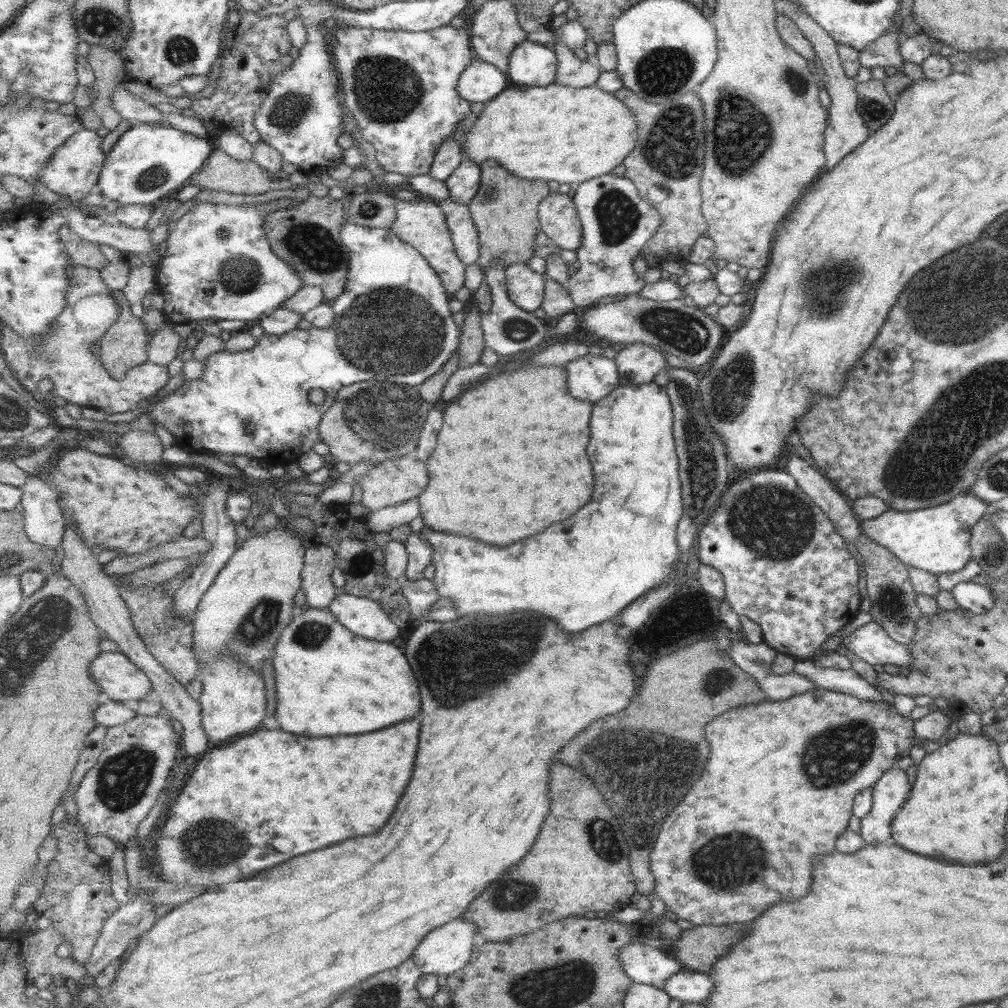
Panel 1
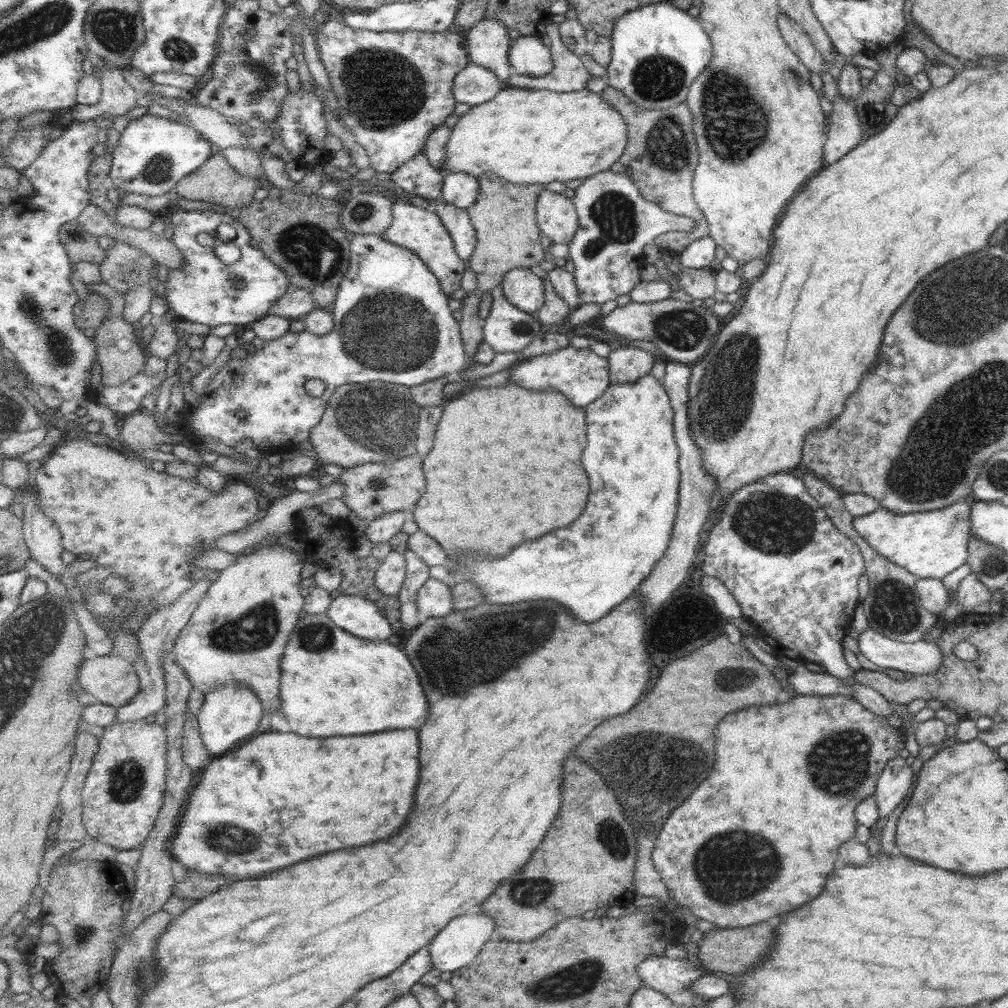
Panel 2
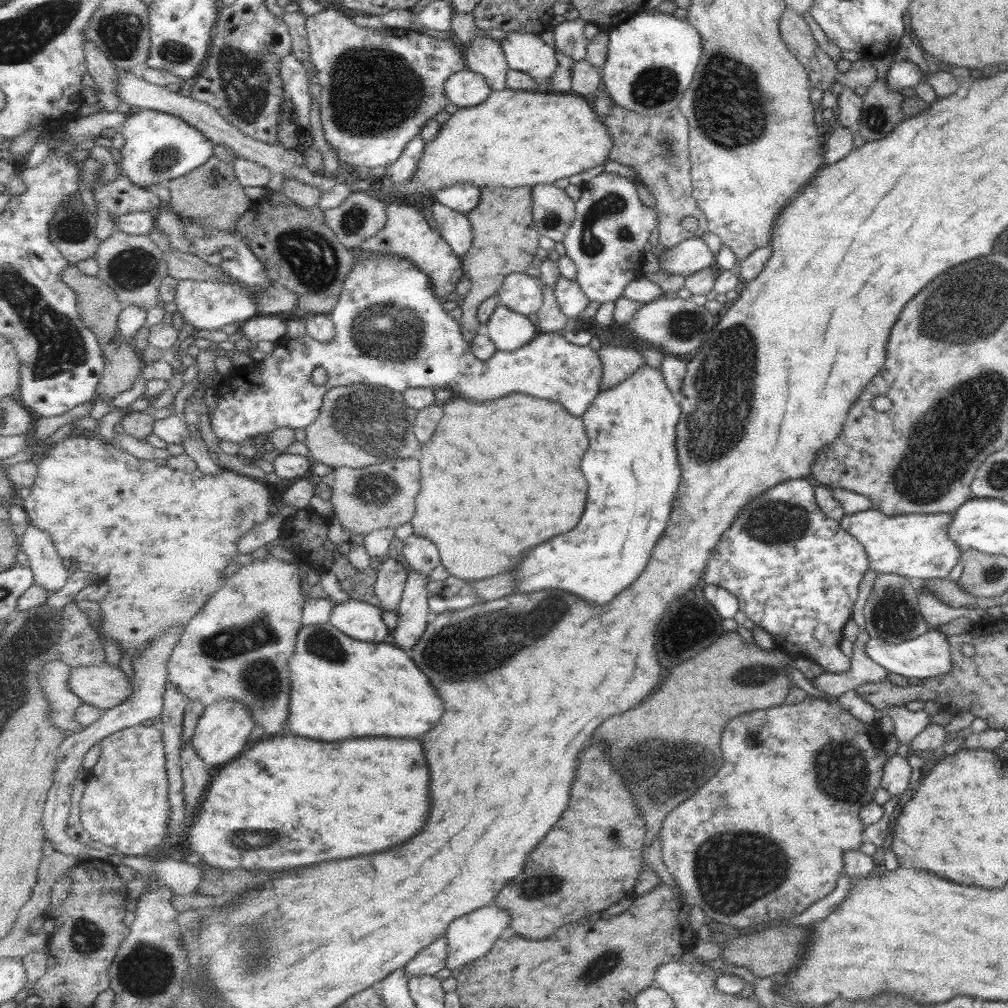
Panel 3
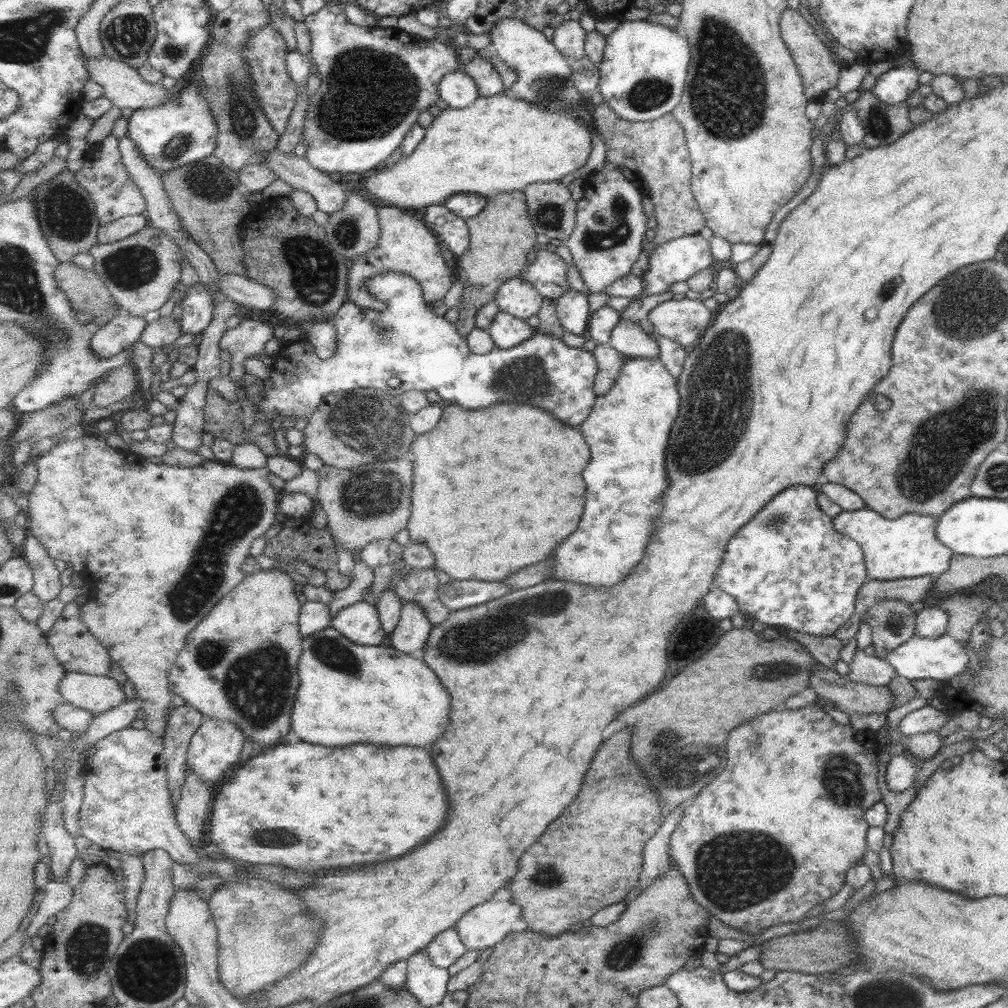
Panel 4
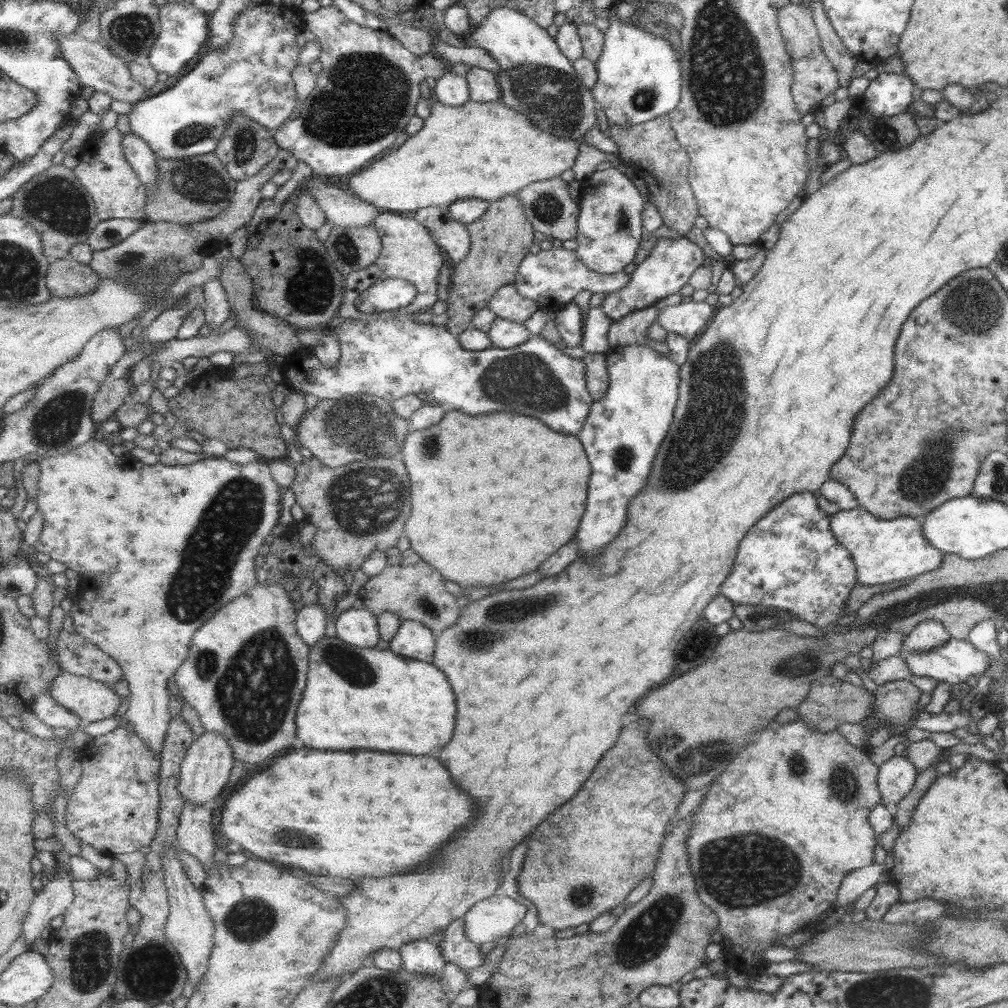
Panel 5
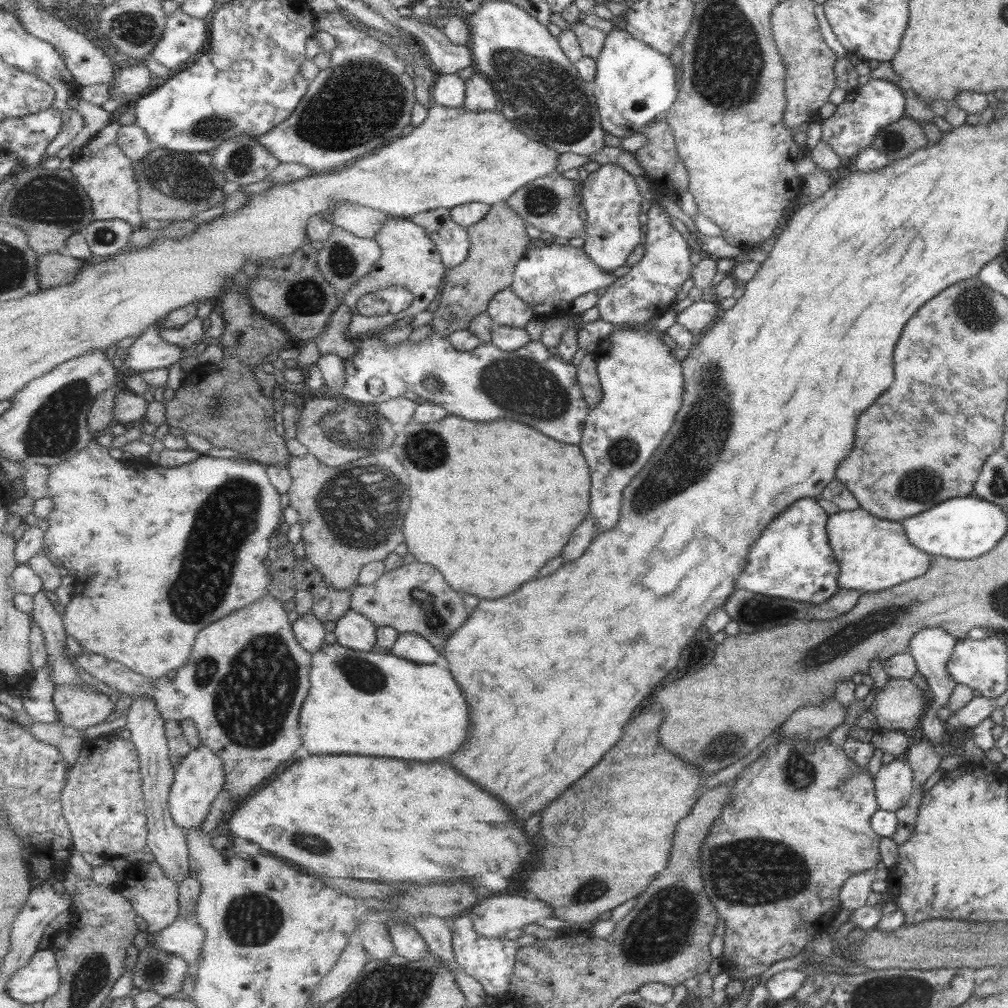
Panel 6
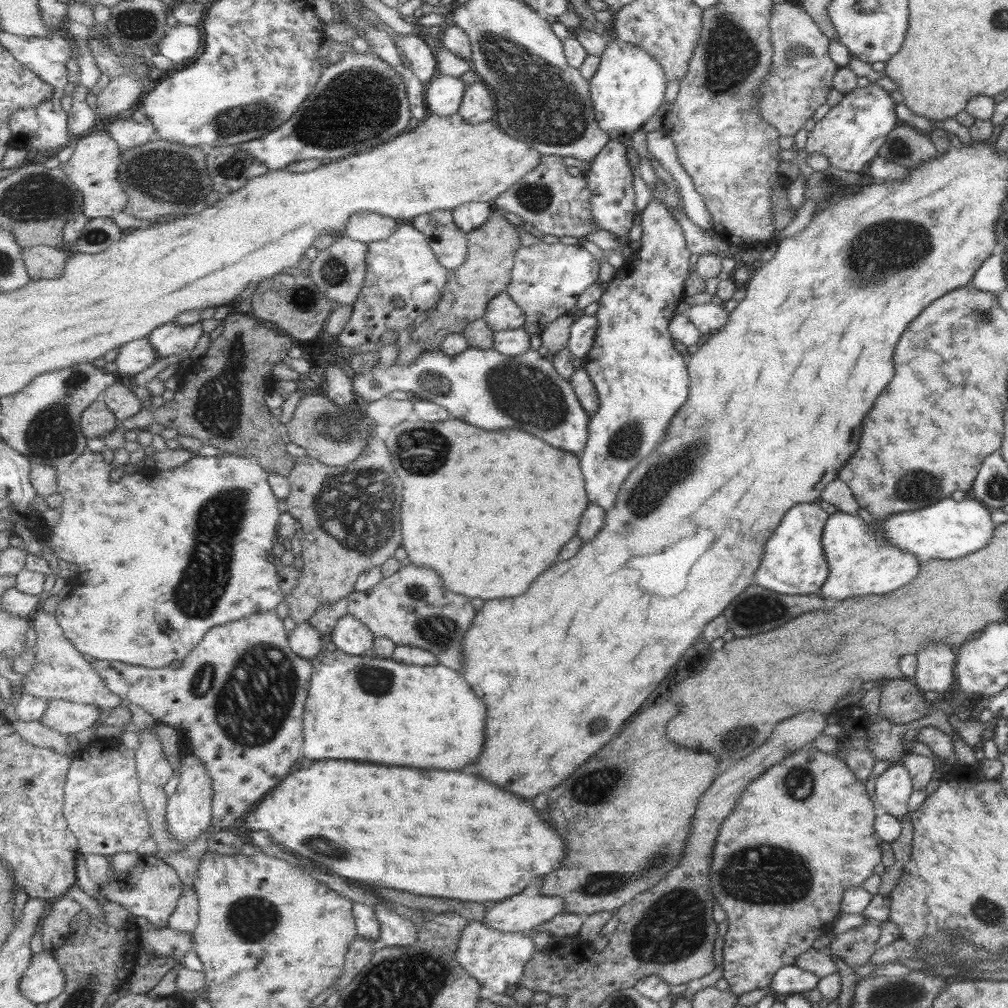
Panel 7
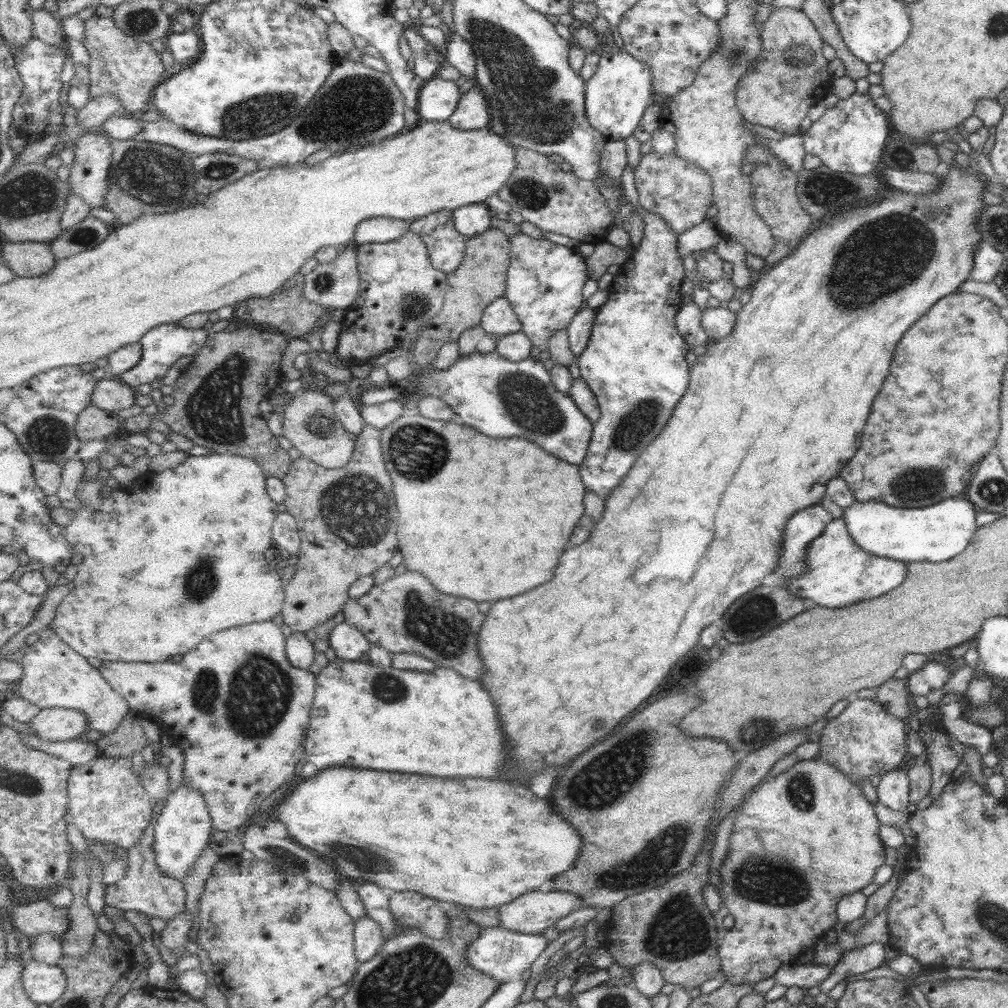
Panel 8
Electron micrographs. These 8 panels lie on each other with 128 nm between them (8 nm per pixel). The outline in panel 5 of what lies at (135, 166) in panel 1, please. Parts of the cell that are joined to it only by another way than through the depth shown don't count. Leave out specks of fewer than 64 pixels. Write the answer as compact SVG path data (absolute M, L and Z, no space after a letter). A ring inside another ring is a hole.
M268 3L256 4L241 12L235 20L235 36L227 48L209 48L199 64L183 76L171 88L159 88L145 100L132 106L129 112L131 131L153 148L157 158L181 160L189 156L214 153L229 127L229 119L235 111L243 111L255 122L279 131L290 120L300 102L295 92L293 70L299 66L299 55L303 50L297 44L297 34L305 27L304 11L292 6L274 6Z

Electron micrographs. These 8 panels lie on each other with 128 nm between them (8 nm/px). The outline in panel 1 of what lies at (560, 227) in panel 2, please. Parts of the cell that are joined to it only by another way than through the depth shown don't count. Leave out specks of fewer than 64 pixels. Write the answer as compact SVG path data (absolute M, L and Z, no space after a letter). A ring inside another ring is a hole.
M551 193L539 206L541 231L563 250L577 251L583 244L583 225L574 197Z

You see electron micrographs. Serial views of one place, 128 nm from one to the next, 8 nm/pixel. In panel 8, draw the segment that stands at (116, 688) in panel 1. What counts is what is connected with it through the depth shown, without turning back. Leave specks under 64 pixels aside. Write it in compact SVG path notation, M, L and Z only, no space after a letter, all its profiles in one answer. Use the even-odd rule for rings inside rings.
M49 707L31 720L37 736L51 742L63 742L84 736L89 730L89 719L81 709Z

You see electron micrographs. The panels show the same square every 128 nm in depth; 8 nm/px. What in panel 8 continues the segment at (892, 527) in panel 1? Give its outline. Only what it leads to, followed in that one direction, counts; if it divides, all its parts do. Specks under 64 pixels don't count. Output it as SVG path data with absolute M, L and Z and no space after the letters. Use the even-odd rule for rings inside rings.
M841 517L831 519L823 527L822 534L811 540L805 552L805 563L807 572L791 578L785 584L785 589L812 602L813 606L825 608L849 607L863 600L880 597L897 588L907 576L907 565L903 561L871 555L855 545Z

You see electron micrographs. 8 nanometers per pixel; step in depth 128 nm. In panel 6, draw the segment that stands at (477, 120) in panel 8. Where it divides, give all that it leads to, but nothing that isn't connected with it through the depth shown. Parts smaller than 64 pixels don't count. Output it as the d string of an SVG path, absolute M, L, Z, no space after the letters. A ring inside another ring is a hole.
M476 72L466 80L465 107L471 111L495 111L501 106L501 97L494 84L483 73Z

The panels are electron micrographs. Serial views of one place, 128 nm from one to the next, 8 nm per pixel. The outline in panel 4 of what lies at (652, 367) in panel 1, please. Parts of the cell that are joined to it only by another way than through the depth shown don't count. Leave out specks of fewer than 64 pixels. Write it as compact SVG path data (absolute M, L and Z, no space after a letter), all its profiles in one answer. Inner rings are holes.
M609 343L597 345L593 352L599 366L599 373L595 378L595 393L603 396L615 386L617 378L621 376L621 370L632 358L618 352Z

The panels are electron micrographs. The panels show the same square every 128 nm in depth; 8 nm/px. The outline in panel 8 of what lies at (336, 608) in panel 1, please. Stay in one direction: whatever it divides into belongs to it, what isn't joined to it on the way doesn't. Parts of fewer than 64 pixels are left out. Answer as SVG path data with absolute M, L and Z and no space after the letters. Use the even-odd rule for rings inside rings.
M346 620L334 628L330 643L336 656L341 657L341 660L352 661L363 658L363 654L369 653L373 645L361 629L349 624Z

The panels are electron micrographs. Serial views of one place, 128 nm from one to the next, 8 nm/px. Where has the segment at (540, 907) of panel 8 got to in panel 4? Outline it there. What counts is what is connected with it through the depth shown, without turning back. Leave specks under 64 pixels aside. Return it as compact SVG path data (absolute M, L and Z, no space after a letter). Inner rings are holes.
M512 900L495 901L479 904L478 907L471 909L467 914L456 924L457 932L461 936L460 940L466 946L467 951L475 950L479 953L494 949L497 944L500 944L510 932L513 932L522 926L523 910L519 904L515 904Z

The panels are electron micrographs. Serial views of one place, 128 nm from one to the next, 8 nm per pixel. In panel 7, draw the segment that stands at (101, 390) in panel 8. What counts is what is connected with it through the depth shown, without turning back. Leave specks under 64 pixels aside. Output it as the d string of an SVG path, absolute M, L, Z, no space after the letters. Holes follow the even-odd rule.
M120 381L107 388L102 399L119 422L139 414L143 409L143 400Z

